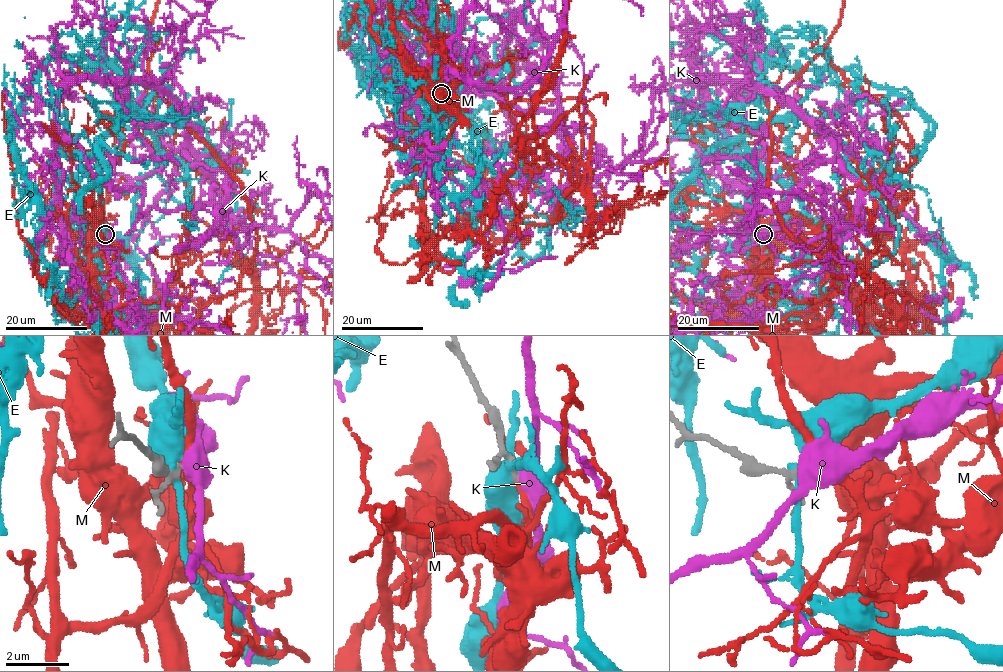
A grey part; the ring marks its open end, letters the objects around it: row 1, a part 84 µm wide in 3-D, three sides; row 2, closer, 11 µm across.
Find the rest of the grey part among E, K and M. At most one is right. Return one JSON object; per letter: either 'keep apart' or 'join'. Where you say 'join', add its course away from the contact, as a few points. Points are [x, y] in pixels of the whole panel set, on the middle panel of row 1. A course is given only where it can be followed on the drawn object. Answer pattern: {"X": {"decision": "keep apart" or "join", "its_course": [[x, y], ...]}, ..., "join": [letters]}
{"E": {"decision": "keep apart"}, "K": {"decision": "keep apart"}, "M": {"decision": "join", "its_course": [[442, 93], [488, 155], [534, 137], [579, 187], [593, 125], [580, 99], [501, 108], [482, 175], [404, 28]]}, "join": ["M"]}

